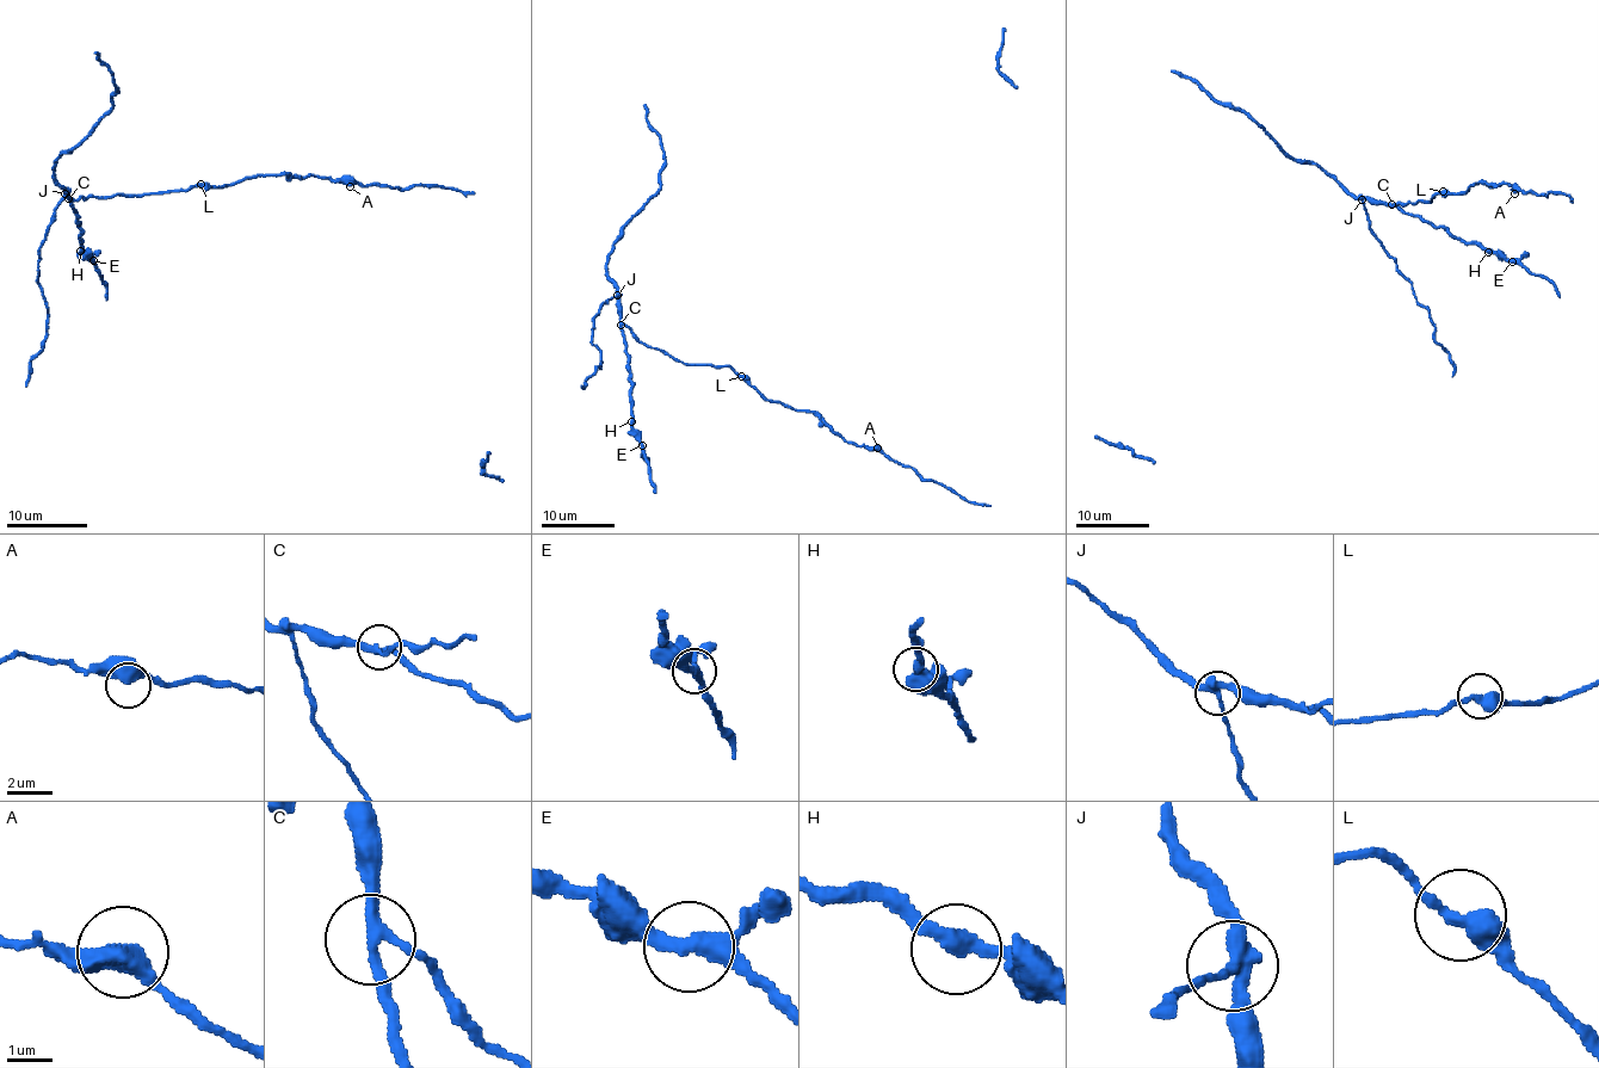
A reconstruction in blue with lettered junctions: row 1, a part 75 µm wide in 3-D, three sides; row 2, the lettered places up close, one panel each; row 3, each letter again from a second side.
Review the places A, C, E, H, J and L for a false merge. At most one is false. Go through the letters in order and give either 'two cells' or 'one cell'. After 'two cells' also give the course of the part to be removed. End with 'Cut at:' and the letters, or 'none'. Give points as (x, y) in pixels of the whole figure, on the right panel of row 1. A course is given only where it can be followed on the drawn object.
A: one cell
C: one cell
E: one cell
H: one cell
J: two cells; foreign part runs (1362, 201), (1372, 235), (1409, 281), (1419, 303), (1430, 313), (1436, 340), (1448, 352), (1454, 365), (1451, 376)
L: one cell
Cut at: J

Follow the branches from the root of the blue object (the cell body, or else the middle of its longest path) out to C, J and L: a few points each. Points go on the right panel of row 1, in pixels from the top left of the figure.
C: (1505, 184), (1479, 181), (1461, 193), (1437, 193), (1431, 201), (1391, 204)
J: (1505, 184), (1479, 181), (1461, 193), (1437, 193), (1431, 201), (1393, 205), (1362, 201)
L: (1505, 184), (1479, 181), (1461, 193), (1443, 191)

